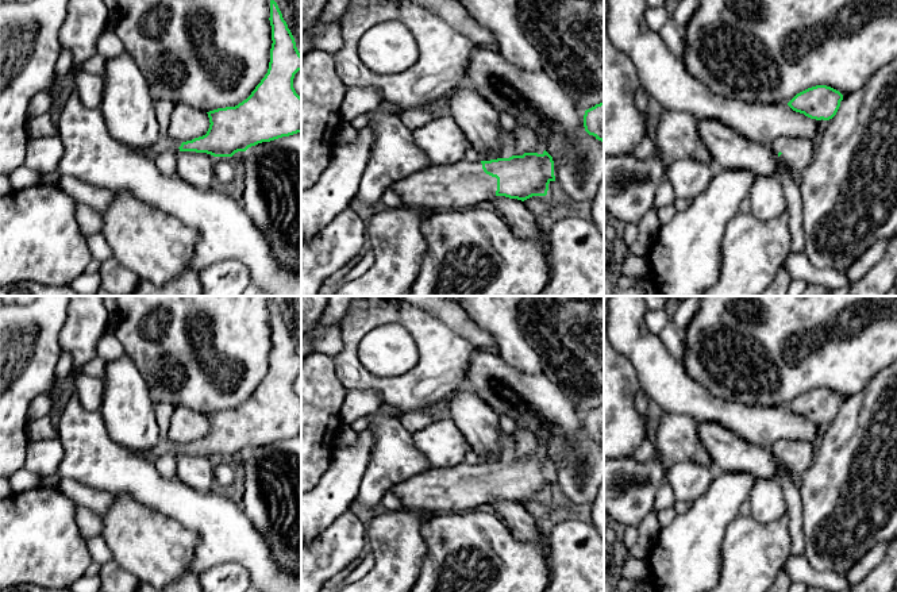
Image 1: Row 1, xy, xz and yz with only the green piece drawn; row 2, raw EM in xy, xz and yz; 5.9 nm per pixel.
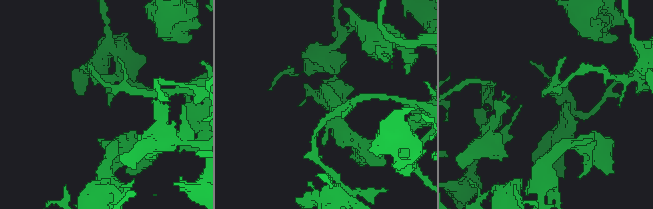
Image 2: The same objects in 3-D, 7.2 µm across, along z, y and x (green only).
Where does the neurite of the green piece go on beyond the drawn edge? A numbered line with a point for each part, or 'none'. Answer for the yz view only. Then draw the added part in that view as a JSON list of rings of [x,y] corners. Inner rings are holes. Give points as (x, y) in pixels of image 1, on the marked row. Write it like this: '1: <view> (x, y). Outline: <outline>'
1: yz (797, 153). Outline: [[[779,137],[771,143],[771,149],[797,174],[815,158],[813,139],[808,138]]]

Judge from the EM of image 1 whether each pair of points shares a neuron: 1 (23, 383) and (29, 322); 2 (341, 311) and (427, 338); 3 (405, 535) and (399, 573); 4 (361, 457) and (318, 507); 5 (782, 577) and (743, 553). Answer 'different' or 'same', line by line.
1: same
2: different
3: same
4: same
5: different

